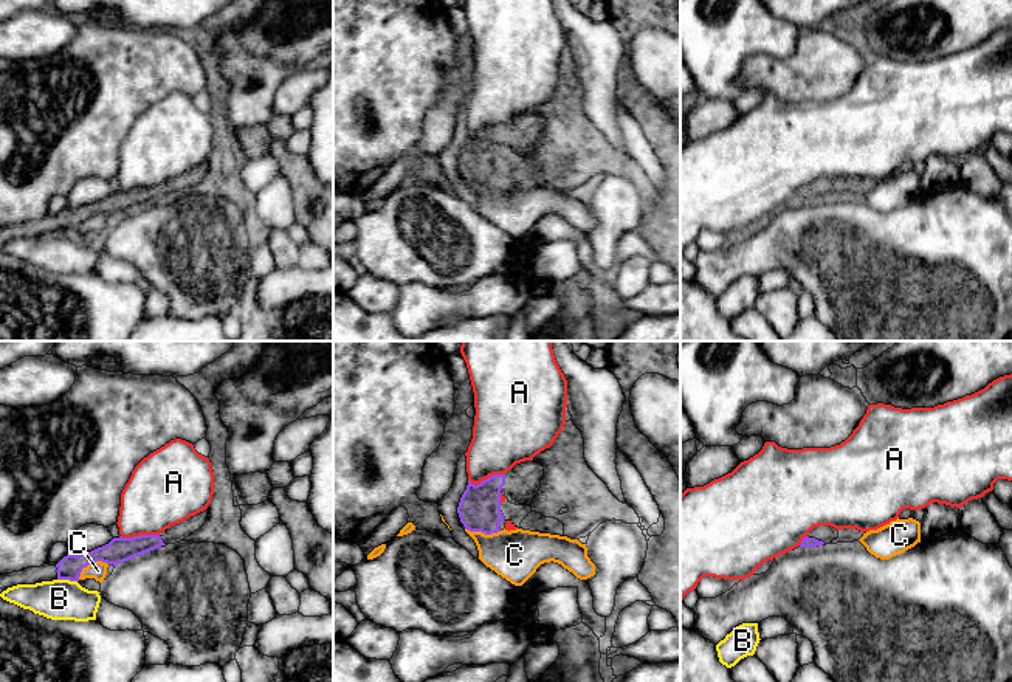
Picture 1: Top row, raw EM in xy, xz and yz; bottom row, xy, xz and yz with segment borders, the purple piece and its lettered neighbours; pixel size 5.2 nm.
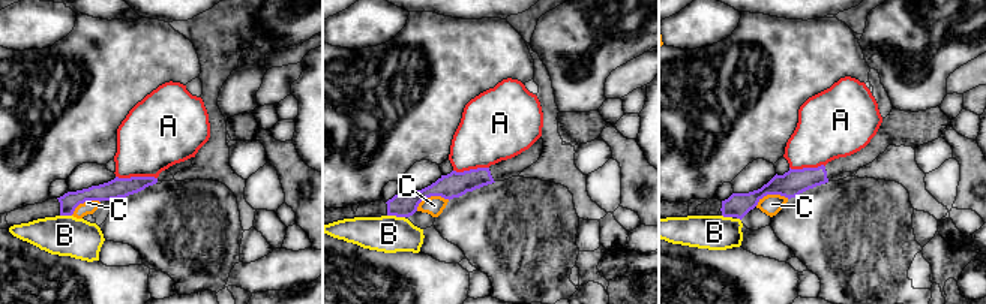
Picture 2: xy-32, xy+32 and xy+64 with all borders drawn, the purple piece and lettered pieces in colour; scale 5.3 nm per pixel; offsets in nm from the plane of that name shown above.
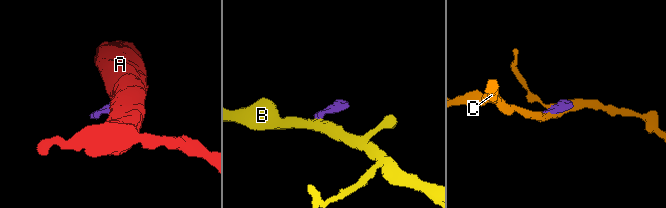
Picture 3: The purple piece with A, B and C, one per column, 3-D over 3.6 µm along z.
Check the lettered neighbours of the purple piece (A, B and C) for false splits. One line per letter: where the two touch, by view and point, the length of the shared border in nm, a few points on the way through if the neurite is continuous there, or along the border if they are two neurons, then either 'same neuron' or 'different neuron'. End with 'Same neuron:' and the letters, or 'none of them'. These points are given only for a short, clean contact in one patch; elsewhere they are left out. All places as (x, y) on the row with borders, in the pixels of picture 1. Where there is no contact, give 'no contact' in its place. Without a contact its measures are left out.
A: contact xy (140, 535); length 200 nm; border xy (158, 533), (121, 537); different neuron
B: contact xy (67, 578); length 110 nm; different neuron
C: contact xy (90, 563); length 180 nm; different neuron
Same neuron: none of them

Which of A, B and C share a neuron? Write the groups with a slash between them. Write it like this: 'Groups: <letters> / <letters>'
Groups: A / B / C

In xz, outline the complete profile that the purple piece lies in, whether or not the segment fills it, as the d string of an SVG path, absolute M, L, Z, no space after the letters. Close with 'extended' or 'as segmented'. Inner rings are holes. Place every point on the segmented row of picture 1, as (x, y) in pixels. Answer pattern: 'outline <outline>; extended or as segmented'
outline M535 460L516 463L505 474L493 474L474 485L468 480L457 513L463 527L485 535L501 532L501 498L516 505L532 505L541 488L544 467Z; extended

